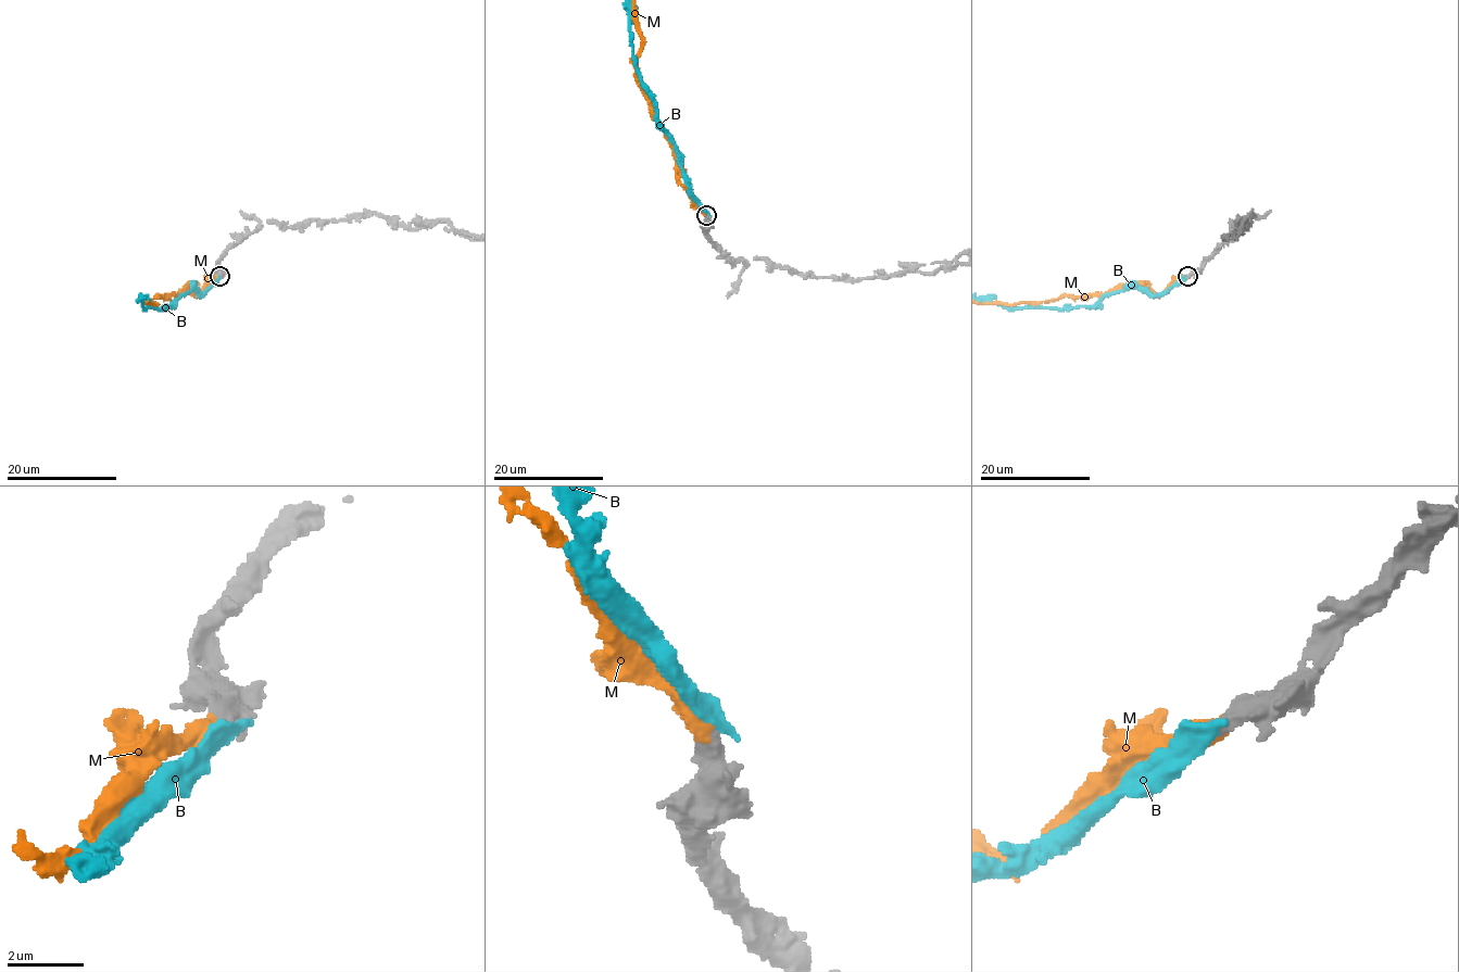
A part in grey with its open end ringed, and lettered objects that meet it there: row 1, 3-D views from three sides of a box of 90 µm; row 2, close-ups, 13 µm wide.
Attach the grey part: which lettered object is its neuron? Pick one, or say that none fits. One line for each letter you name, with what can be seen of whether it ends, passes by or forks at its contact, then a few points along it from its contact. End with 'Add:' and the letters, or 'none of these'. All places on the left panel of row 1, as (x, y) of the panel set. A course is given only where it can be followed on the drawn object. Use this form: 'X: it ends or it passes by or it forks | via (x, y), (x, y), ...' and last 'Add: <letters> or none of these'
M: it ends
Add: M

